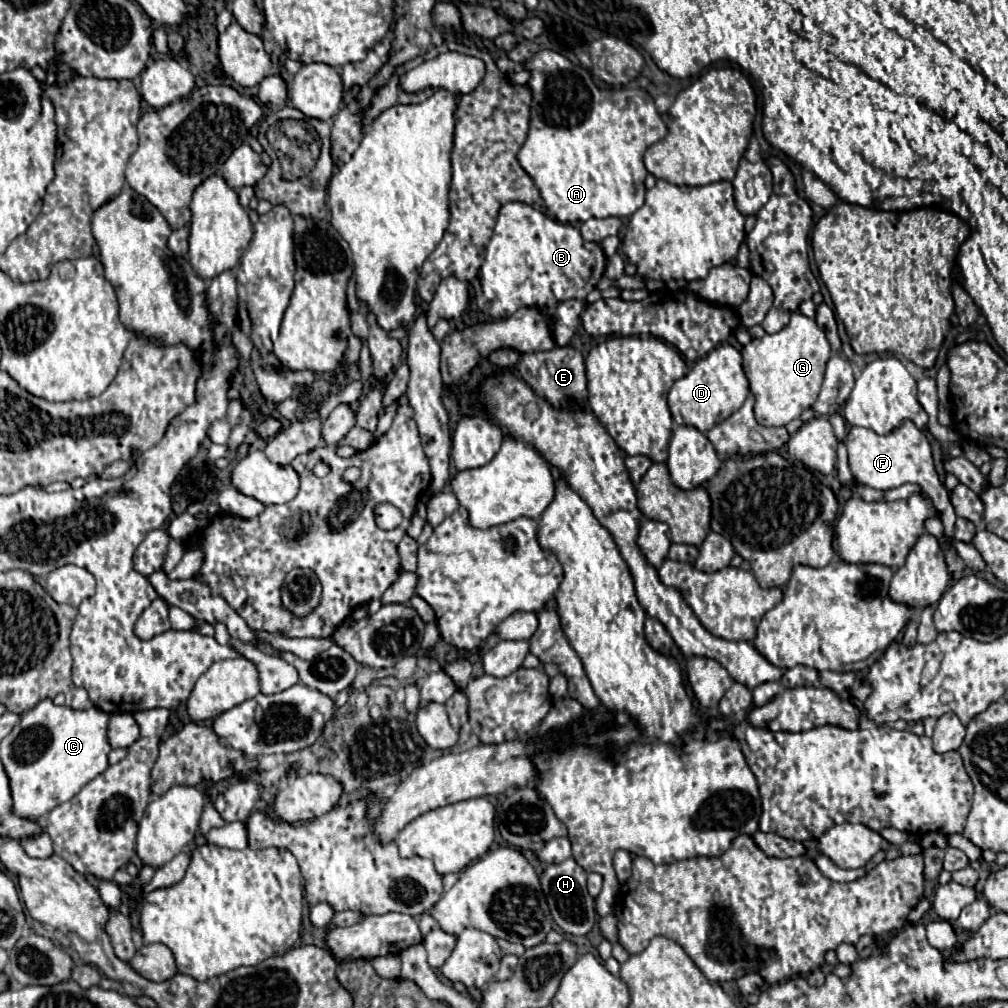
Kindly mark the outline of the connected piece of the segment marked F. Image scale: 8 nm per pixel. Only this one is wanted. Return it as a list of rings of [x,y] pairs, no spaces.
[[[902,421],[900,427],[892,429],[888,435],[878,435],[872,429],[866,427],[850,427],[846,439],[846,449],[848,449],[848,465],[854,473],[854,477],[872,489],[894,489],[904,483],[916,483],[924,489],[924,493],[932,499],[936,511],[940,513],[942,525],[944,525],[944,535],[952,539],[954,535],[954,523],[956,523],[956,513],[950,505],[948,491],[940,483],[934,461],[932,461],[932,449],[924,433],[912,423],[912,421]]]

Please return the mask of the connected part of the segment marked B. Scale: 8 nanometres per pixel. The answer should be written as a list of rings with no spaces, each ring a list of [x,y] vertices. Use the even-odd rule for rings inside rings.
[[[508,203],[500,209],[494,225],[494,235],[486,247],[486,259],[477,278],[480,287],[475,287],[475,301],[480,311],[494,319],[504,319],[520,307],[556,307],[566,299],[586,299],[586,295],[596,287],[606,267],[606,255],[598,243],[586,243],[580,231],[572,225],[558,223],[536,211],[526,203]]]

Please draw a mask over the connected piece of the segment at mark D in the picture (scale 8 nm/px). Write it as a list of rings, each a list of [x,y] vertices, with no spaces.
[[[720,345],[714,347],[704,359],[700,359],[688,375],[678,379],[670,393],[668,393],[668,405],[672,419],[678,425],[692,425],[698,431],[708,431],[708,427],[714,427],[718,421],[732,415],[732,411],[738,411],[748,397],[748,379],[742,369],[742,355],[732,345]]]

